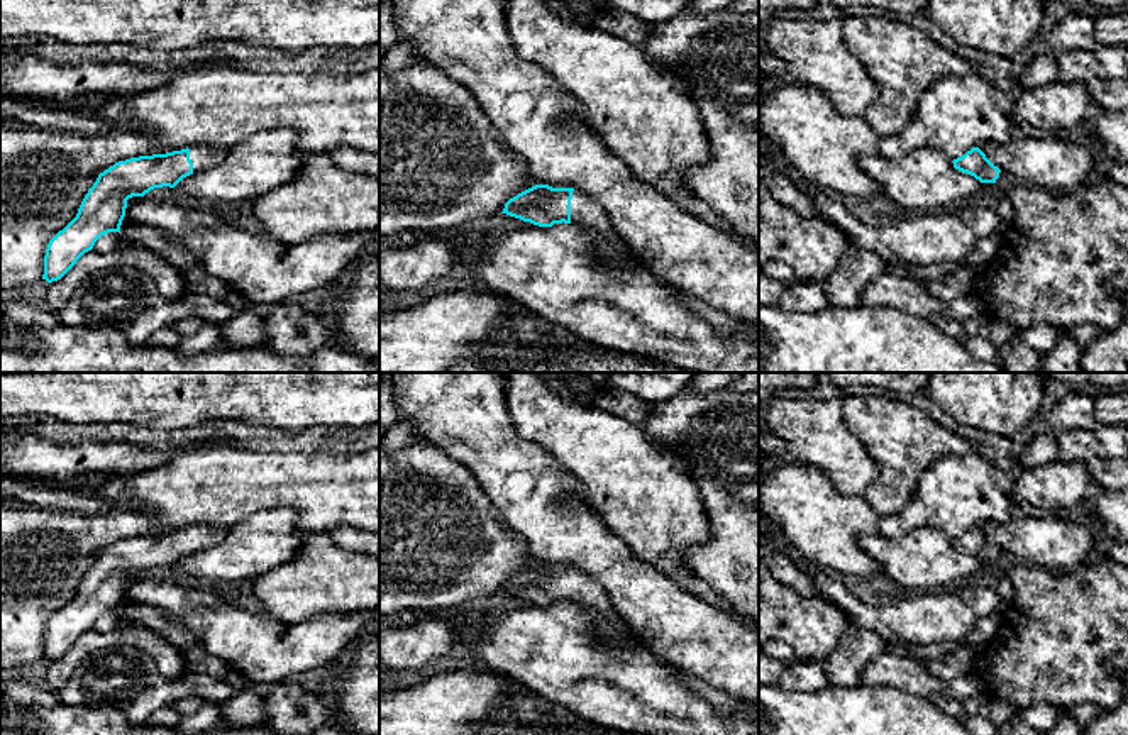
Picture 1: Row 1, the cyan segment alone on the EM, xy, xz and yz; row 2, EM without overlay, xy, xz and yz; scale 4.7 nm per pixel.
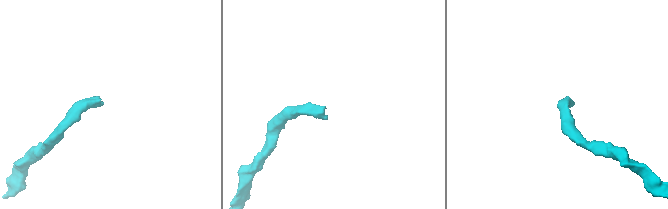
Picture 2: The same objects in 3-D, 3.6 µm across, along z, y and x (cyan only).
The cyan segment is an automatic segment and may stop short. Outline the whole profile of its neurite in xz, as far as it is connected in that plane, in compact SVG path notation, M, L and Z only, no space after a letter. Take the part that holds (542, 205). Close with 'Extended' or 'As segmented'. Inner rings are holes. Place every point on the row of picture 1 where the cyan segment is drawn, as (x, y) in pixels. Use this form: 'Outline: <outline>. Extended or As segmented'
Outline: M535 185L510 198L501 213L539 227L572 224L581 232L596 235L606 249L622 244L603 207L574 188Z. Extended

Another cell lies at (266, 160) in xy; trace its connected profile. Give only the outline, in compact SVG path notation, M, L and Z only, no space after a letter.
M264 130L230 147L217 166L183 178L173 190L178 195L205 198L217 207L251 205L290 183L303 168L305 158L295 132Z

